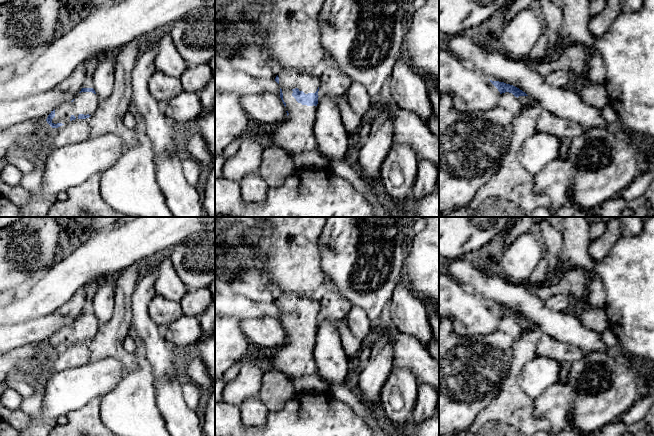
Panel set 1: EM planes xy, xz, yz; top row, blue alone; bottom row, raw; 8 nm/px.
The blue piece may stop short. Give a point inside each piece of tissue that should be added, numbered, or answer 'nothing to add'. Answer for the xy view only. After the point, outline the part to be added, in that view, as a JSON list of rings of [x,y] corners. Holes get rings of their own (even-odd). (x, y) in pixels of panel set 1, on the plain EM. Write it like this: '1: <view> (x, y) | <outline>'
1: xy (85, 327) | [[[81,316],[75,320],[73,326],[67,326],[57,332],[55,332],[55,341],[52,343],[52,347],[66,348],[70,345],[70,341],[74,339],[76,343],[79,338],[92,339],[96,334],[100,323],[92,316]]]

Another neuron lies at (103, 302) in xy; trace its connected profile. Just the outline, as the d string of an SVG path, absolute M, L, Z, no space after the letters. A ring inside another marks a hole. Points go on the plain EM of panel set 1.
M102 281L93 298L93 313L100 324L107 323L114 313L115 285Z

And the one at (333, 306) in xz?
M335 291L325 293L319 304L319 321L328 319L338 322L347 317L347 314L352 308L352 303Z

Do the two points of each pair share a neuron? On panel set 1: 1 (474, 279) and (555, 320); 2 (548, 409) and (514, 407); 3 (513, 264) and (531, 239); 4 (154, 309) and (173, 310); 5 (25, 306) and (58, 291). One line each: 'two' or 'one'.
1: one
2: two
3: one
4: one
5: one

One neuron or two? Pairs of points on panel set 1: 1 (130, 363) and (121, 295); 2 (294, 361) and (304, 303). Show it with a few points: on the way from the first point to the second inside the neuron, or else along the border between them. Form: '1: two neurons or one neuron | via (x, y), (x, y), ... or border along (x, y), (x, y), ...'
1: one neuron | via (118, 346), (118, 326), (121, 312)
2: one neuron | via (299, 347), (300, 317)

